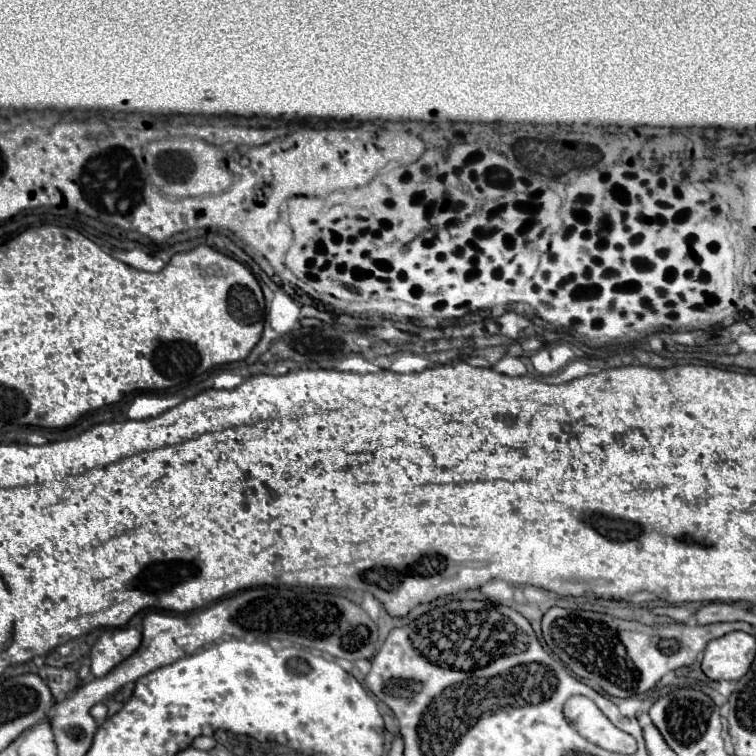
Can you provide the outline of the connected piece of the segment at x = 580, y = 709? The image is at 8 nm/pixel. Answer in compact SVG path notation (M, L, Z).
M575 695L565 703L563 713L587 741L621 755L633 755L637 751L633 735L617 729L591 699Z

